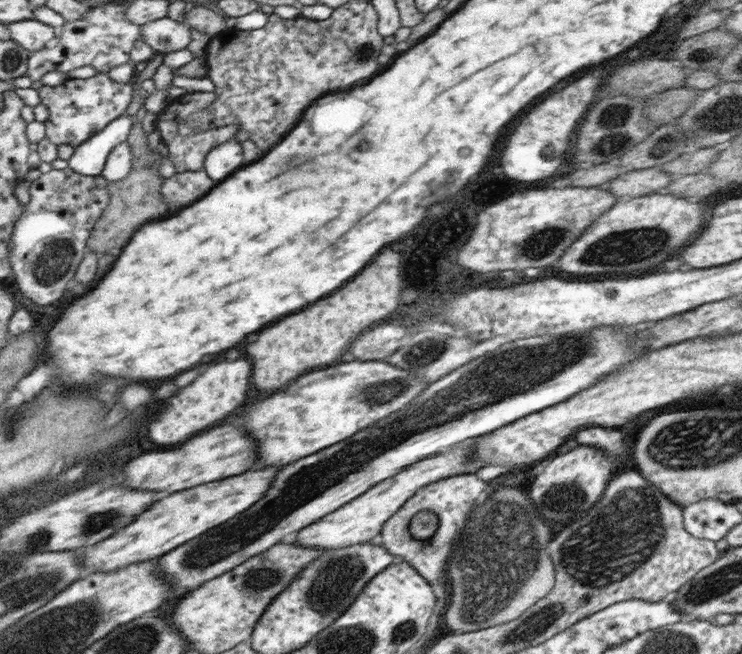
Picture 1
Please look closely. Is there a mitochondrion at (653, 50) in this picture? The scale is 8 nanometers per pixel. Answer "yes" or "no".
no

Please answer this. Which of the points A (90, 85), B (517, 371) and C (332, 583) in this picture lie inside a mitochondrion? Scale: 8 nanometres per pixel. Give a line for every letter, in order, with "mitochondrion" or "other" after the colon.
A: other
B: mitochondrion
C: mitochondrion

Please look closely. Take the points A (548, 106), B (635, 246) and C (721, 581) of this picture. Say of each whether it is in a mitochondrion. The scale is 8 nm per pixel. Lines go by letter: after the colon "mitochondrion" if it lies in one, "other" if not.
A: other
B: mitochondrion
C: mitochondrion

